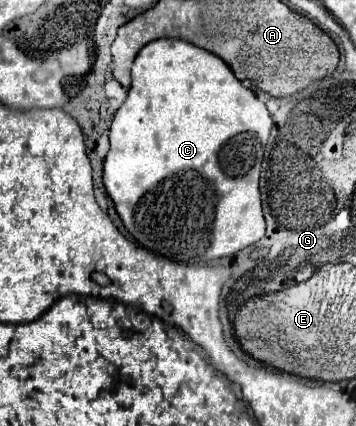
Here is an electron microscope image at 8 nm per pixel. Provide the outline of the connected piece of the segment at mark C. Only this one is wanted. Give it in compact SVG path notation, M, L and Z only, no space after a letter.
M160 38L146 44L132 68L132 86L110 126L104 188L134 240L174 262L208 262L256 244L266 230L260 202L260 164L272 128L266 104L242 86L226 62L190 42Z

